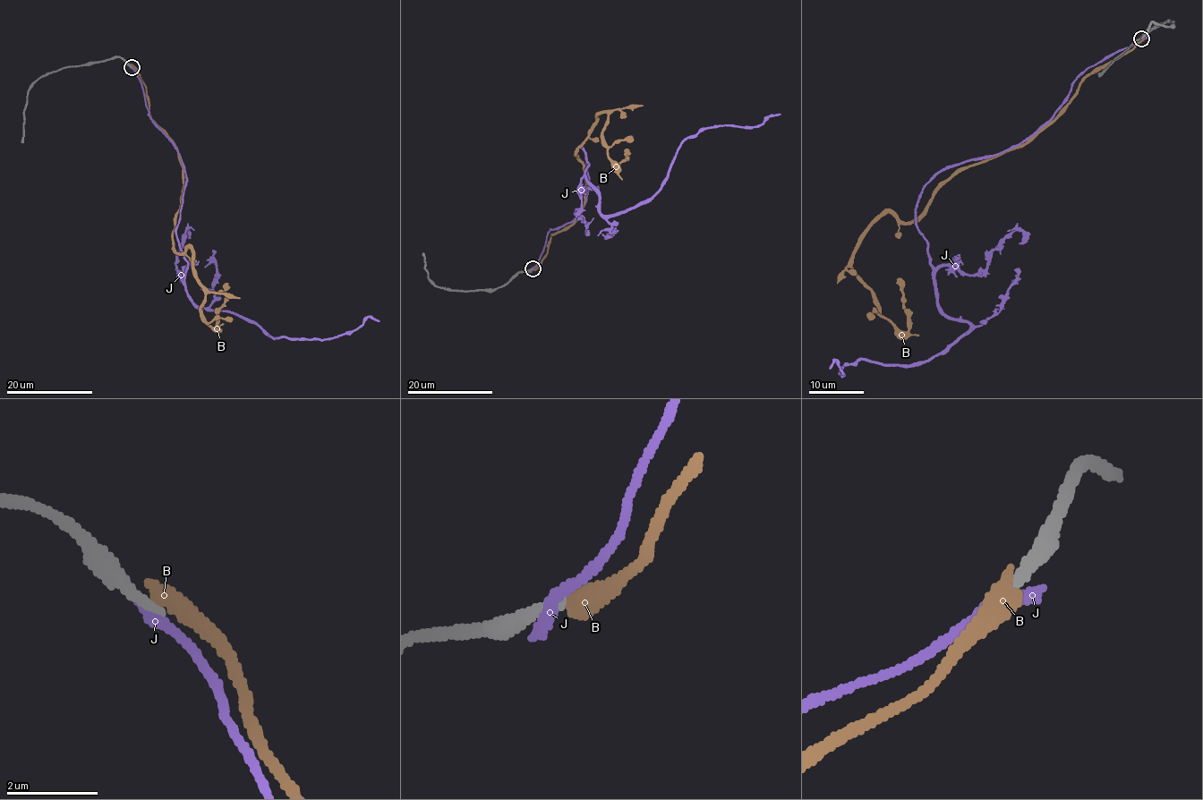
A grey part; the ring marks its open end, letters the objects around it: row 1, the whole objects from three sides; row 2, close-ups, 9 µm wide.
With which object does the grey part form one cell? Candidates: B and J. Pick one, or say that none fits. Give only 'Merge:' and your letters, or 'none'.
Merge: none

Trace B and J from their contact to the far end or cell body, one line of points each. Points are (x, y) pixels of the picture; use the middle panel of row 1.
B: (532, 268), (583, 208), (575, 151), (595, 116), (608, 115), (602, 142), (616, 170), (629, 149)
J: (532, 269), (548, 234), (585, 203), (579, 147), (600, 211), (618, 215), (660, 188), (685, 140), (780, 114)

